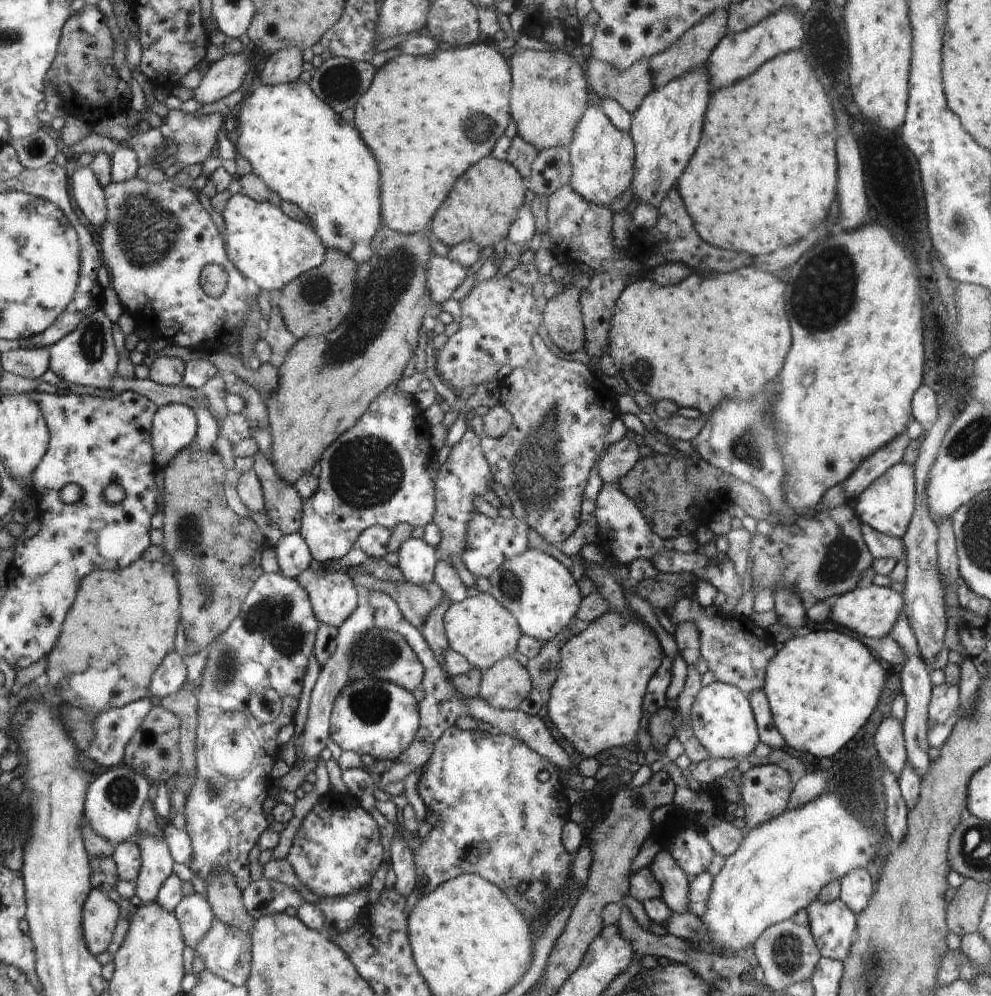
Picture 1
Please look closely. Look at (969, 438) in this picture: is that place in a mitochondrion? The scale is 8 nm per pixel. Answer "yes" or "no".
yes

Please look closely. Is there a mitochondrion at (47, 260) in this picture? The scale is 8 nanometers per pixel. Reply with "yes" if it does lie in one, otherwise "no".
yes

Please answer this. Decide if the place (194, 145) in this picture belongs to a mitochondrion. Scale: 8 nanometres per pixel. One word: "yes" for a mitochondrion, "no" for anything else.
yes

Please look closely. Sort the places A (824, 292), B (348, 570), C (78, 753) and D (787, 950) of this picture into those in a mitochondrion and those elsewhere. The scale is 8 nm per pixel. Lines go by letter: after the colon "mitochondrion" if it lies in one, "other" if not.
A: mitochondrion
B: other
C: other
D: mitochondrion

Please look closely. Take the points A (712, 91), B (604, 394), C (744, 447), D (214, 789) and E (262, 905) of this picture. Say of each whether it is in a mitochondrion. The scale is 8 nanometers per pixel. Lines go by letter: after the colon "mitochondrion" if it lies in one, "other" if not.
A: other
B: other
C: mitochondrion
D: mitochondrion
E: other

